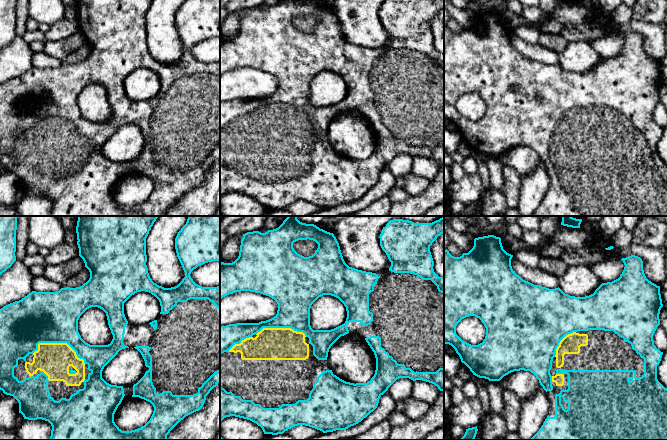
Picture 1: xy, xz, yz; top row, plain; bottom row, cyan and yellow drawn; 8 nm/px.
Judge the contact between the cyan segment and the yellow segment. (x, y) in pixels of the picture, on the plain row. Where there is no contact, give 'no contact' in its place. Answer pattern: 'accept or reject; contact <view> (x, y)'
accept; contact xy (58, 118)

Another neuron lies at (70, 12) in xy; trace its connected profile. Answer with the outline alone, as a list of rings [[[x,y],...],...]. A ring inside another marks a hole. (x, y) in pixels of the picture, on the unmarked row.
[[[69,6],[65,9],[65,19],[77,20],[77,9],[76,6]]]

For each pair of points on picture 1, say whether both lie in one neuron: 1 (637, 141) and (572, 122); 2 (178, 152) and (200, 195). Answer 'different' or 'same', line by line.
1: same
2: different

